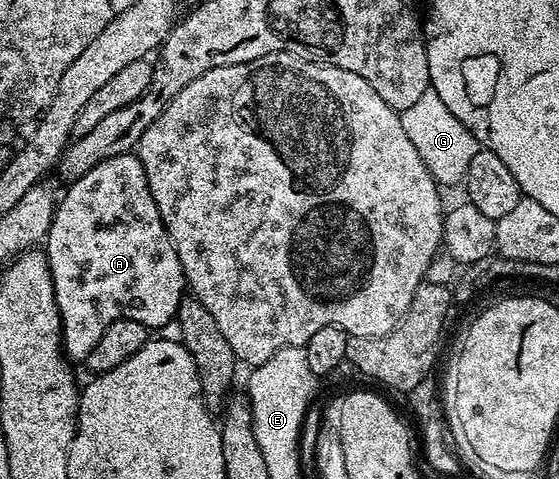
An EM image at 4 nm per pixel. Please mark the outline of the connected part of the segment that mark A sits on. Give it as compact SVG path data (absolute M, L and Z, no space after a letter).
M126 153L113 159L105 159L105 163L97 163L81 179L70 182L66 186L67 194L58 198L54 217L51 220L51 226L47 232L45 242L45 254L47 256L48 266L51 269L52 281L55 284L56 305L59 308L60 323L62 325L62 348L63 352L72 362L86 362L88 355L97 346L98 340L105 334L106 329L115 320L136 320L141 323L148 331L155 331L162 325L167 325L176 320L179 305L185 296L185 282L183 279L183 268L181 259L177 259L177 251L173 247L171 237L167 234L165 223L157 211L157 203L149 191L147 176L143 170L143 165L139 162L138 156Z

